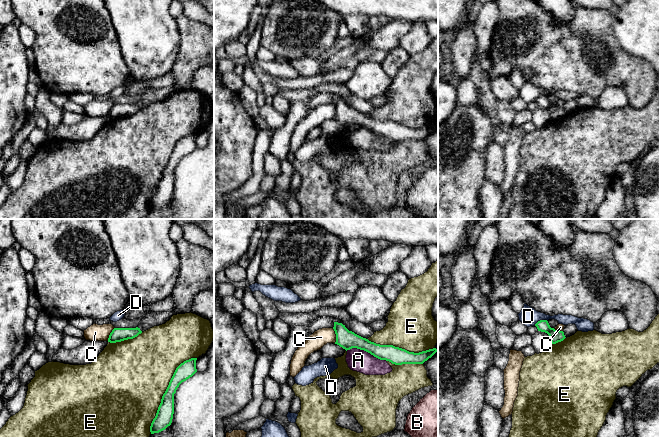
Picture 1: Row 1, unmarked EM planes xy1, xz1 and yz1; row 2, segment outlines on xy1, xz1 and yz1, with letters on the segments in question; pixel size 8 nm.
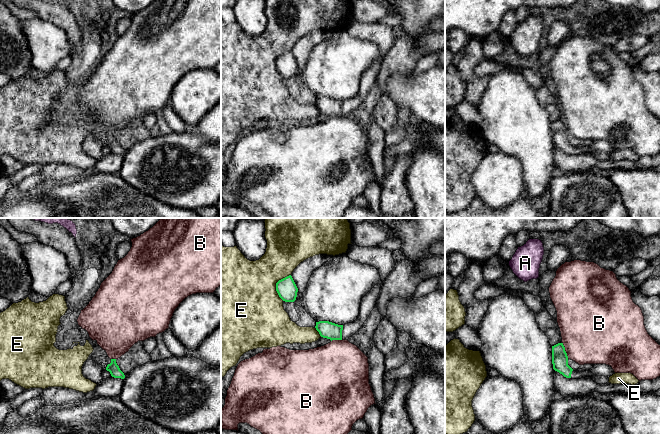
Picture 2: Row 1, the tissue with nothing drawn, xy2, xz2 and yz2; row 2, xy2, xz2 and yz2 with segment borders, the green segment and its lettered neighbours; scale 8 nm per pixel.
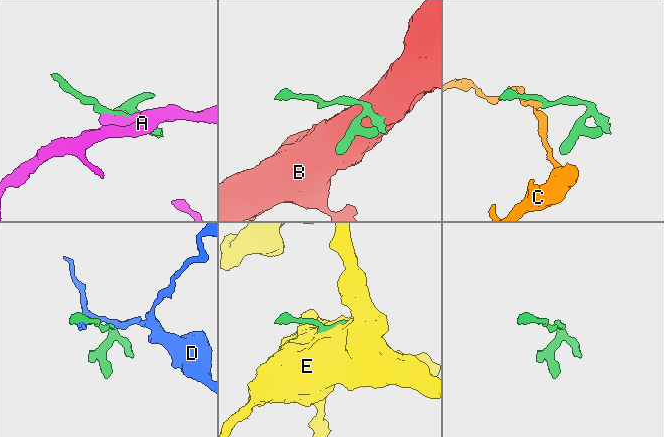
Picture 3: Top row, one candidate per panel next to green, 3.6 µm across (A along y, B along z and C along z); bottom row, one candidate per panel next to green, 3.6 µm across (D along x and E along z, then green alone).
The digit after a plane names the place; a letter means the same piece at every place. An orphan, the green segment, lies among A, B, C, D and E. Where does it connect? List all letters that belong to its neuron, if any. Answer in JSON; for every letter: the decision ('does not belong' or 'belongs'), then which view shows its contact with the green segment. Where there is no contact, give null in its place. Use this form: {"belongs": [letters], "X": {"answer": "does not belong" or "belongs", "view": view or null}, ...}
{"belongs": [], "A": {"answer": "does not belong", "view": "xz1"}, "B": {"answer": "does not belong", "view": "yz2"}, "C": {"answer": "does not belong", "view": "xz1"}, "D": {"answer": "does not belong", "view": "yz1"}, "E": {"answer": "does not belong", "view": "xy1"}}

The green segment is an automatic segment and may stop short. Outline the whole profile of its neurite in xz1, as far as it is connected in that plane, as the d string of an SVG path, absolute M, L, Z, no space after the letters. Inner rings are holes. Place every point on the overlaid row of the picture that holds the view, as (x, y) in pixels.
M334 322L333 327L336 334L335 344L343 349L357 348L364 350L380 360L386 360L395 365L423 364L431 358L438 350L436 348L419 353L409 352L393 345L380 345L349 331L342 323Z

